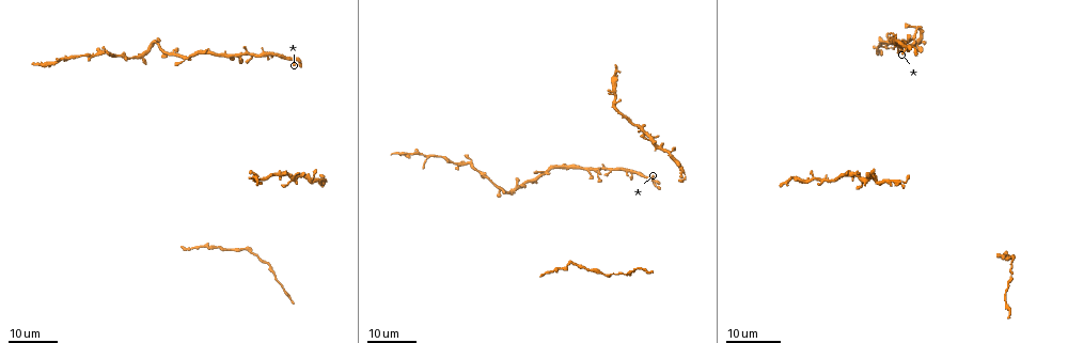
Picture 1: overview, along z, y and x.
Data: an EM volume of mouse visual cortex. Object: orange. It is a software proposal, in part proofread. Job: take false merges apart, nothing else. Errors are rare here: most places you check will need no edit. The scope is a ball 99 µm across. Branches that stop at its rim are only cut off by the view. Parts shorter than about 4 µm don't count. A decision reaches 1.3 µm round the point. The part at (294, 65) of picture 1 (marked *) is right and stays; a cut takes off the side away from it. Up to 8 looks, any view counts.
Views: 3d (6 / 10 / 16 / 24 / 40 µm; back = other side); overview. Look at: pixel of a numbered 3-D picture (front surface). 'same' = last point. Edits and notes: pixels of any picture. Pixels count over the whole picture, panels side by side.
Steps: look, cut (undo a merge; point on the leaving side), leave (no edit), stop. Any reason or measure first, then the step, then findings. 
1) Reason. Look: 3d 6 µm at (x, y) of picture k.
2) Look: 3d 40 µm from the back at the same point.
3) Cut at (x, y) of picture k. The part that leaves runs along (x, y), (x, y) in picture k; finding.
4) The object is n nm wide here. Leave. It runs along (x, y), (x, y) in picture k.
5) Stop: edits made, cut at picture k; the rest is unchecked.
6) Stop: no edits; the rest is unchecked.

Small branch off a trunk. Look: 3d 24 µm at (599, 171) of picture 1.

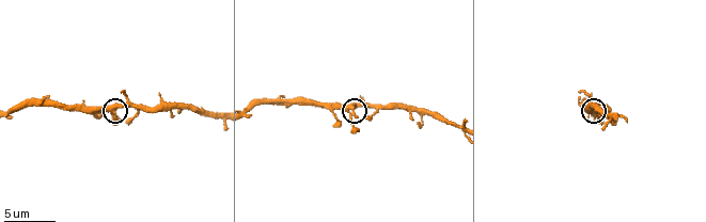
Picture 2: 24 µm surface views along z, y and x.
Look: 3d 10 µm at (349, 115) of picture 2.

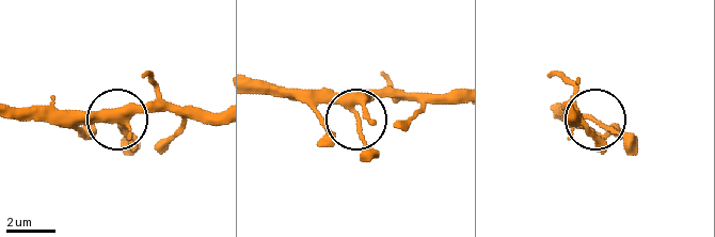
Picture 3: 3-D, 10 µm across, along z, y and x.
5 arms meet here. Leave. Continuous, no second neuron.

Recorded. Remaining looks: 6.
Three arms meet. Look: 3d 24 µm at (917, 29) of picture 1.

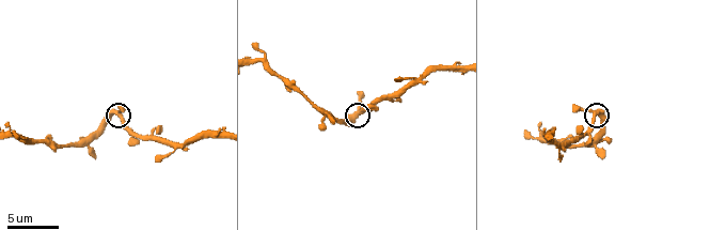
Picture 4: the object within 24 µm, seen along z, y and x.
Look: 3d 6 µm at (116, 114) of picture 4.

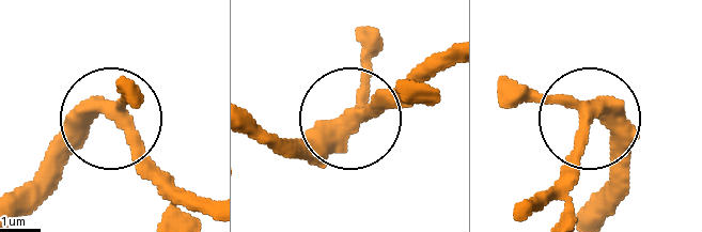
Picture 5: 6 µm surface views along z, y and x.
Leave. It runs along (206, 213), (114, 118), (94, 124), (36, 182) in picture 5; continuous, no second neuron.

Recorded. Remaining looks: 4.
Three-way junction. Look: 3d 16 µm at (422, 155) of picture 1.

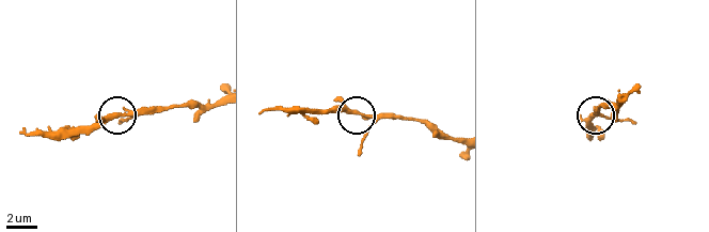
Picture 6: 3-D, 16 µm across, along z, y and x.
Look: 3d 10 µm at (363, 114) of picture 6.

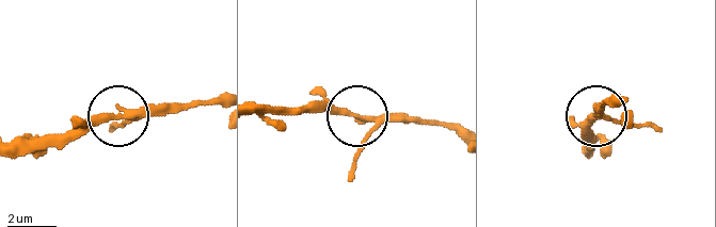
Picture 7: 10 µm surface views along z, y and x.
3 arms meet here. Leave. Continuous, no second neuron.

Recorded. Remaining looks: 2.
A narrow waist. Look: 3d 24 µm at (95, 56) of picture 1.

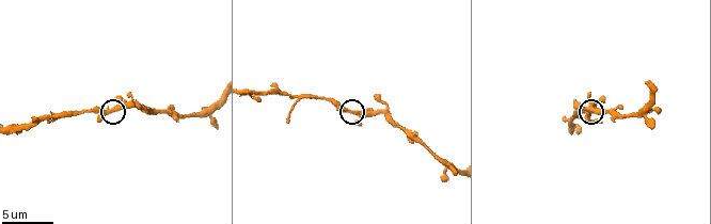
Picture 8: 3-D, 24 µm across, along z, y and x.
Look: 3d 10 µm at (353, 114) of picture 8.

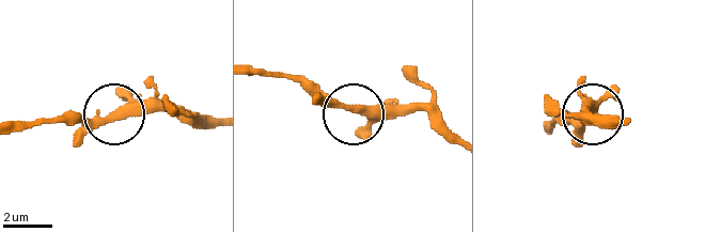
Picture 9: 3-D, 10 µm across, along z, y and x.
Leave. It runs along (452, 138), (421, 109), (347, 109), (307, 79) in picture 9; continuous, no second neuron.

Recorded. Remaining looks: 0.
Stop: no edits; the rest is unchecked.

